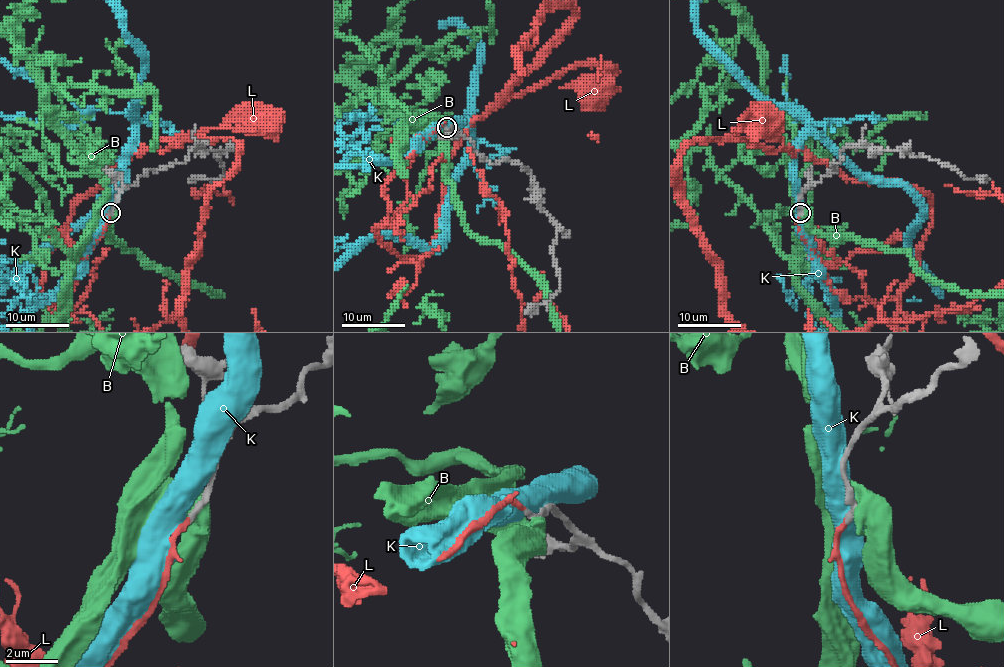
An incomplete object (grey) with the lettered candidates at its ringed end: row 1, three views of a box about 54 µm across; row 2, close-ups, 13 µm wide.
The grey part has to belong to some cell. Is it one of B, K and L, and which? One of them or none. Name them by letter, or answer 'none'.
L

